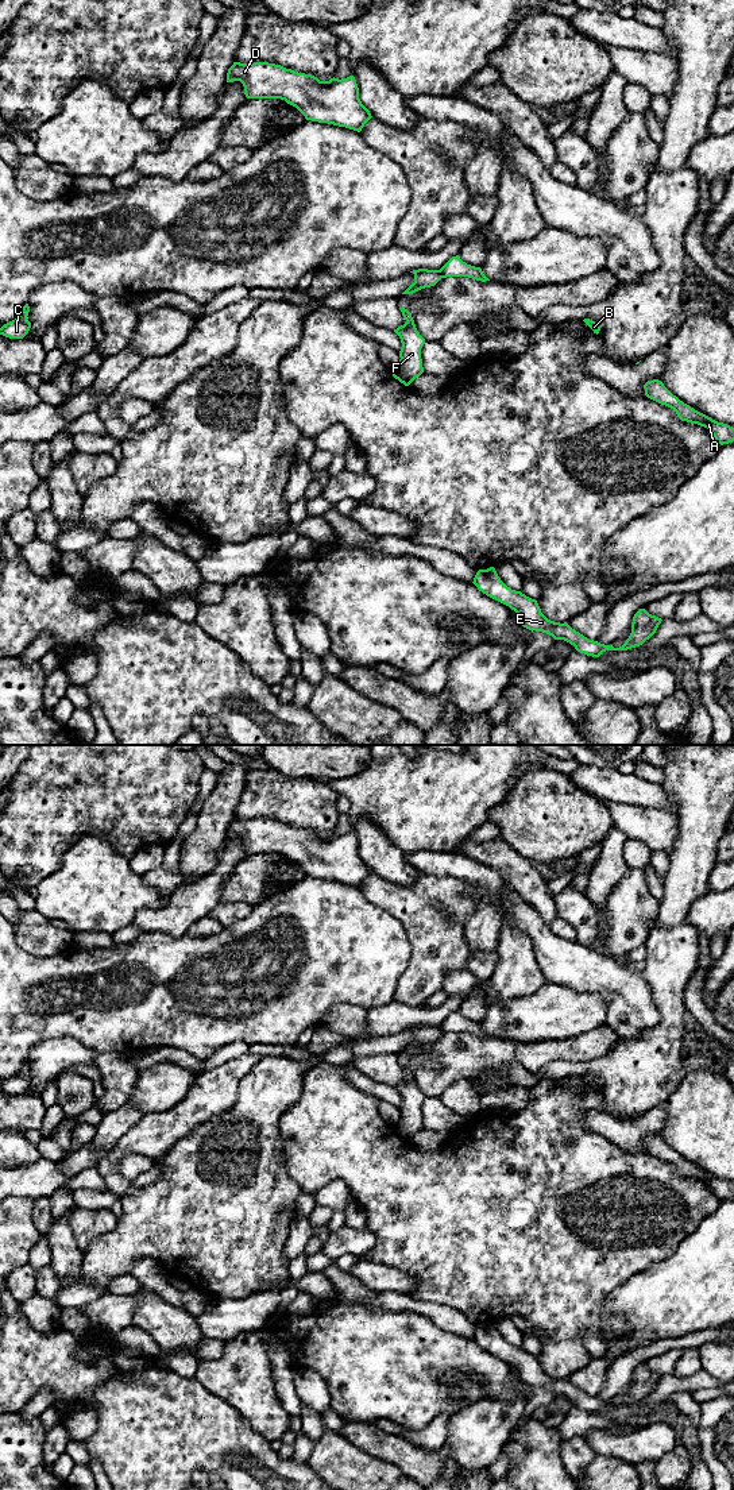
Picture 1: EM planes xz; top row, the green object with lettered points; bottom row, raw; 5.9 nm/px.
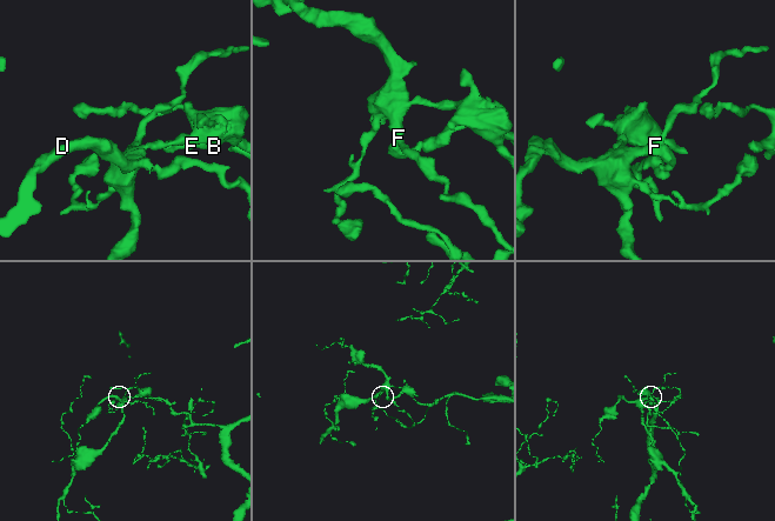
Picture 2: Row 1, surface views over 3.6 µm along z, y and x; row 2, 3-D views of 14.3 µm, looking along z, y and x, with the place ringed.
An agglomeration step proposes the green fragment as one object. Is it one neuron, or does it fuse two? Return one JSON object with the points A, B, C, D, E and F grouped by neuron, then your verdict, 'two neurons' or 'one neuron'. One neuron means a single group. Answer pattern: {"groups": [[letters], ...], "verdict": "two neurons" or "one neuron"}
{"groups": [["A", "B", "E"], ["C", "D", "F"]], "verdict": "two neurons"}

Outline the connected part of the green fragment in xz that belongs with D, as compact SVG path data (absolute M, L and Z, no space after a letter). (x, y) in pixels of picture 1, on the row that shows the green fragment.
M233 62L227 82L240 81L247 99L281 99L295 107L306 120L328 123L360 132L372 117L359 99L354 76L320 81L269 62Z

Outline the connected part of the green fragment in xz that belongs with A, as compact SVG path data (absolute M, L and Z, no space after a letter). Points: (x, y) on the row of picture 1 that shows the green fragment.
M648 381L644 385L644 389L645 395L648 398L673 409L681 421L698 424L700 426L707 428L721 445L734 441L733 426L723 422L718 422L711 417L695 410L689 405L684 404L676 395L673 395L661 381Z

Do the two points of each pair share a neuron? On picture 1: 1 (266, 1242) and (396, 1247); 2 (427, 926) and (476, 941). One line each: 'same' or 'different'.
1: different
2: different

